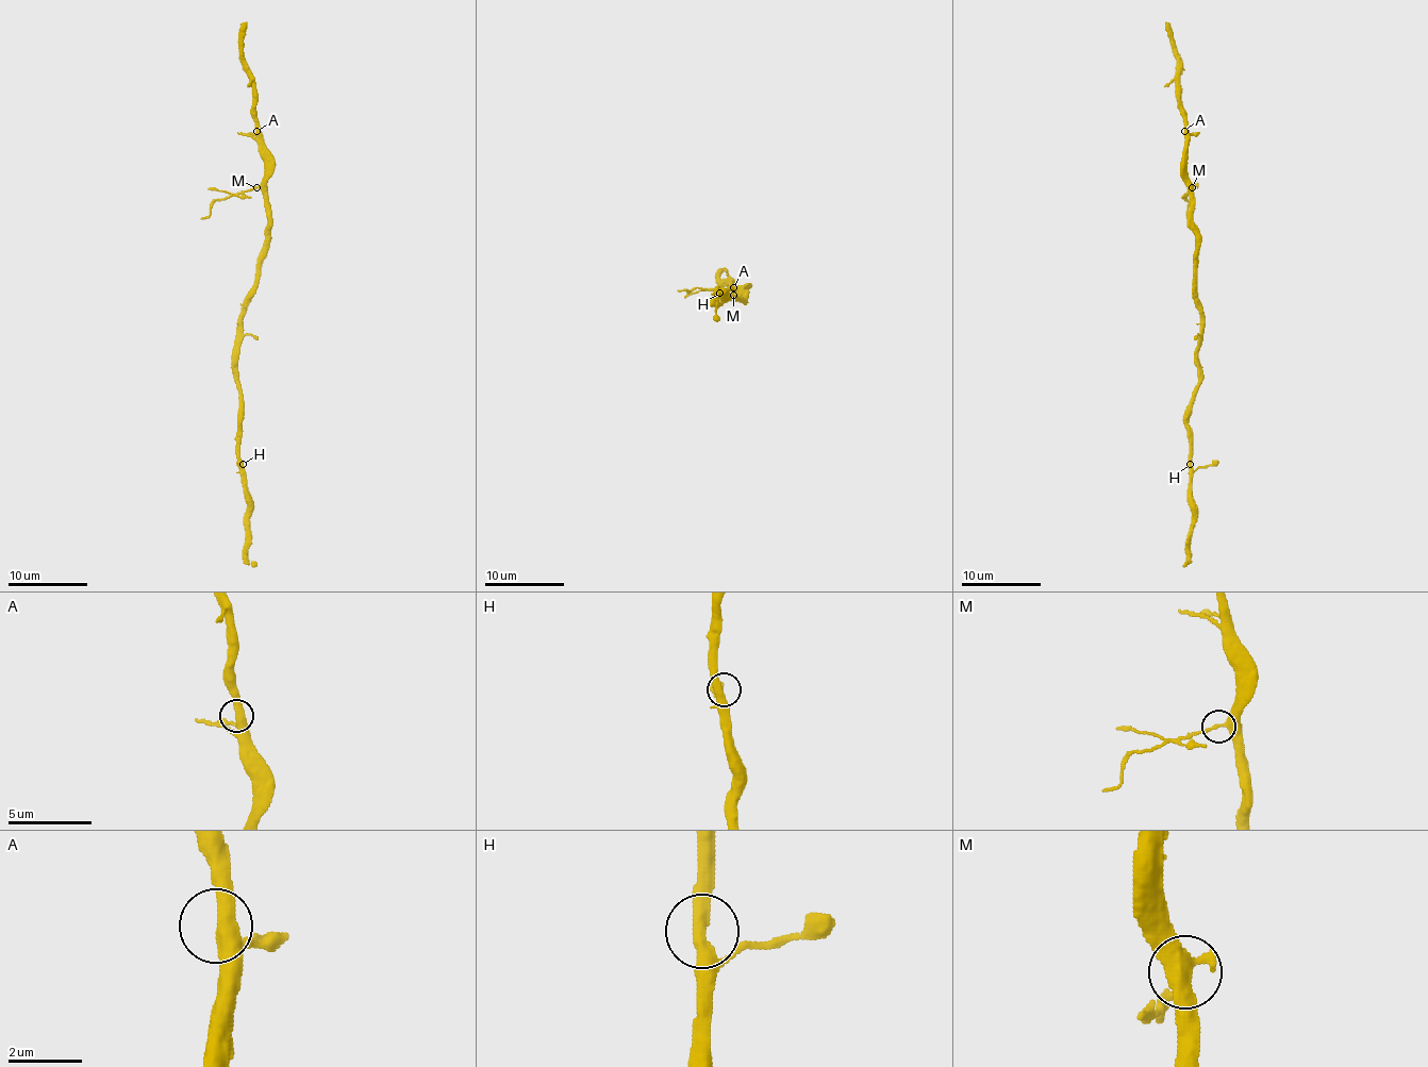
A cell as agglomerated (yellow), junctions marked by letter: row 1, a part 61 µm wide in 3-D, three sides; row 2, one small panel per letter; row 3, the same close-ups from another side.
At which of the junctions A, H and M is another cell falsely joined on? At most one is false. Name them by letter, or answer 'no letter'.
M

